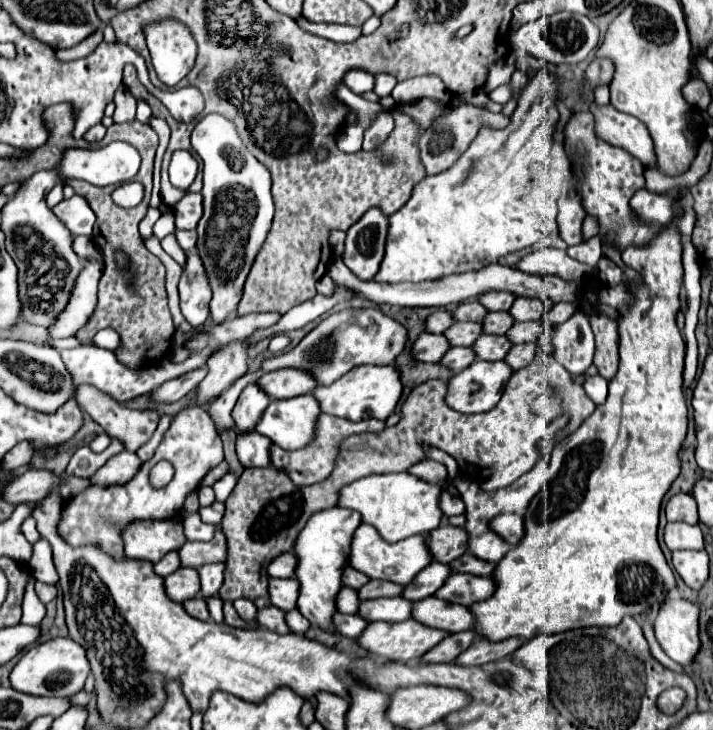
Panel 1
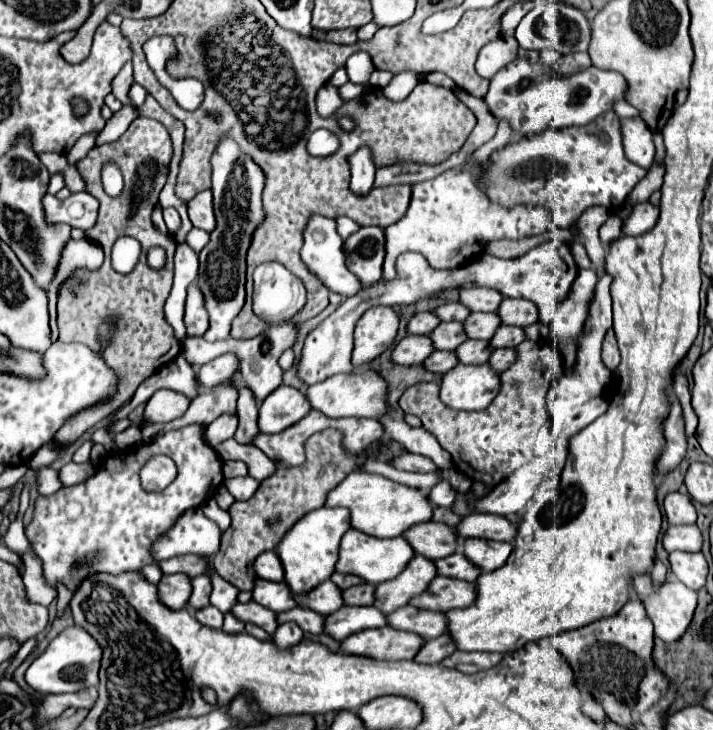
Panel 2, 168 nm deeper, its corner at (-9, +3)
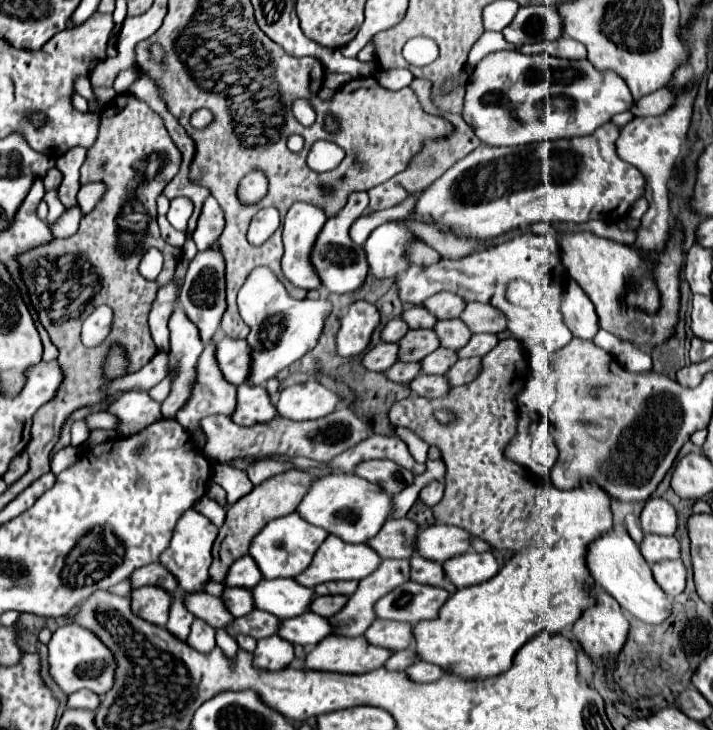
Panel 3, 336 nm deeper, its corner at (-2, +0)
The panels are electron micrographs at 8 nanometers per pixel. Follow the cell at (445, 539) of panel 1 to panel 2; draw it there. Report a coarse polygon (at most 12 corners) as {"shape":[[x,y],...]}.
{"shape":[[422,522],[402,532],[428,560],[456,552],[458,538],[442,522]]}

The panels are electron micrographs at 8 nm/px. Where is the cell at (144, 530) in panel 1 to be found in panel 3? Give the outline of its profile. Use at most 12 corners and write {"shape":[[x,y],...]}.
{"shape":[[187,509],[159,561],[187,593],[209,583],[217,527]]}

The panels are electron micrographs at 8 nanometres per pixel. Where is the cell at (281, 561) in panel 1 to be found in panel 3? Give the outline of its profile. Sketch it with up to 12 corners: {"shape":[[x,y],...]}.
{"shape":[[245,555],[231,565],[225,585],[251,589],[263,575]]}

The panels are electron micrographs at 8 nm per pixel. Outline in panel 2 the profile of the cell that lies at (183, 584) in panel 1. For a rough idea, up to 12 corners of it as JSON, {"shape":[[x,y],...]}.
{"shape":[[162,576],[158,600],[172,610],[186,606],[188,576]]}

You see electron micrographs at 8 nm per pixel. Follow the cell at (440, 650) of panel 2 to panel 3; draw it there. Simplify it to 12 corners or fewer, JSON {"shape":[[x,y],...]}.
{"shape":[[415,649],[395,651],[387,661],[389,671],[405,671],[419,657]]}

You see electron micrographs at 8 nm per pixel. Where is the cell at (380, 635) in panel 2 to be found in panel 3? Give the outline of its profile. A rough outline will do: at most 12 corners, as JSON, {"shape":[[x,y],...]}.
{"shape":[[329,635],[307,653],[305,667],[367,673],[393,651],[367,647],[363,635]]}

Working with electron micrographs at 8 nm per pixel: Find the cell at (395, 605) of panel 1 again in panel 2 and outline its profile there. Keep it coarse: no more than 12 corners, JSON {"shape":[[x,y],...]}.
{"shape":[[344,606],[324,618],[324,634],[344,640],[386,626],[372,606]]}

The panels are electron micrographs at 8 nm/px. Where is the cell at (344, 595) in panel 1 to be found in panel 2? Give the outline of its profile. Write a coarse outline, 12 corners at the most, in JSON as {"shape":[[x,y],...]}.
{"shape":[[330,580],[292,592],[298,606],[318,614],[344,606],[342,590]]}

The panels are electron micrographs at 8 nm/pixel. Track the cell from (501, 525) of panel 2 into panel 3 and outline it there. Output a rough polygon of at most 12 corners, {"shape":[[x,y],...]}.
{"shape":[[443,523],[421,531],[419,555],[443,563],[469,551],[473,535]]}

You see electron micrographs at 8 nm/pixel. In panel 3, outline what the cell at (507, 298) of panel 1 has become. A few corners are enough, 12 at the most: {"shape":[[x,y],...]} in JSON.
{"shape":[[437,293],[423,303],[437,319],[455,319],[467,305],[451,293]]}

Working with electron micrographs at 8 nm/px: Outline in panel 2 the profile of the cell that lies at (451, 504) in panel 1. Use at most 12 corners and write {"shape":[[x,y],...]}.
{"shape":[[438,482],[428,500],[434,506],[450,508],[456,490],[448,482]]}

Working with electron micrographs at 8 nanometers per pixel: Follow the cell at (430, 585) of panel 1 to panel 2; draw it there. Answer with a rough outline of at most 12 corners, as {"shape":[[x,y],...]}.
{"shape":[[414,556],[396,578],[376,584],[384,614],[428,588],[434,562]]}

